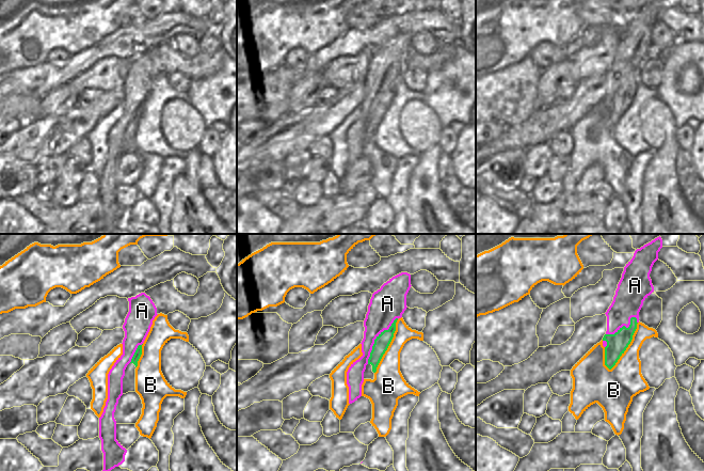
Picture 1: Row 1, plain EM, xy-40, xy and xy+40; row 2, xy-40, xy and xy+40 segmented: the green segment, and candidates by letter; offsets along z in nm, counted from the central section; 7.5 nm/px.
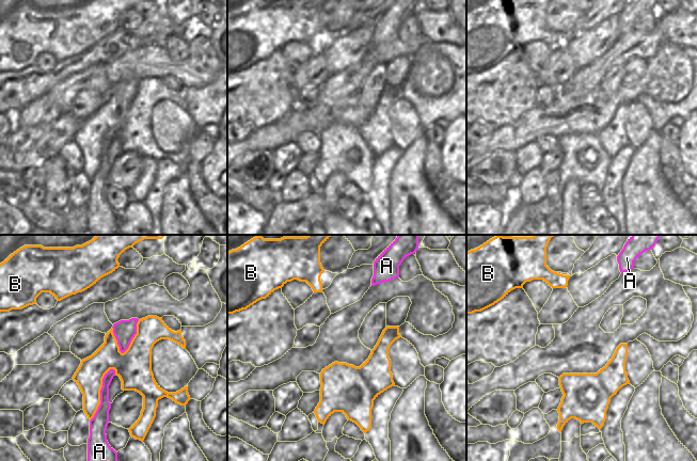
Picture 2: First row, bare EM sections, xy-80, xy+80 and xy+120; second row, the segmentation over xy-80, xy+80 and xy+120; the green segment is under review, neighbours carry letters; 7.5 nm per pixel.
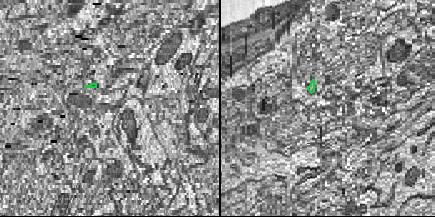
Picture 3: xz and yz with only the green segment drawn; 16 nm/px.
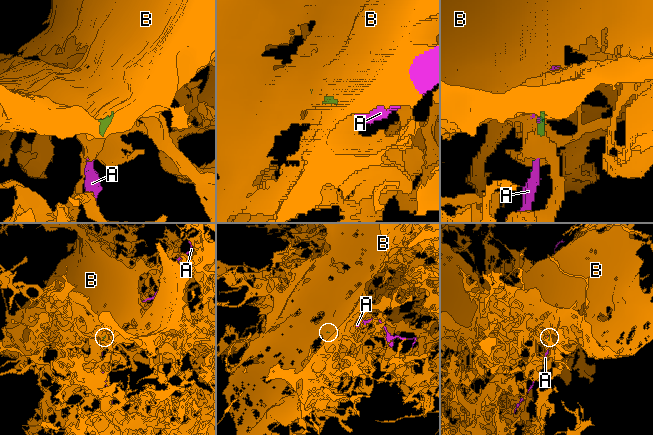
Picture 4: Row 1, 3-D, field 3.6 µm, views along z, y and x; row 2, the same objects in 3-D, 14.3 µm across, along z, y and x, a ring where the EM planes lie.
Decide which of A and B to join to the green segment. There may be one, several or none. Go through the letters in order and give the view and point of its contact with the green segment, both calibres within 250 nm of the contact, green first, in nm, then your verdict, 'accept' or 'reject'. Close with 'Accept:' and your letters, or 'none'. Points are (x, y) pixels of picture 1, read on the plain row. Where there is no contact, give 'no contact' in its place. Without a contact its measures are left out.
A: meets green in xy at (374, 100); 120 nm thick on the green side, 220 nm on the other; reject
B: meets green in xy+40 at (627, 107); 160 nm thick on the green side, 260 nm on the other; reject
Accept: none

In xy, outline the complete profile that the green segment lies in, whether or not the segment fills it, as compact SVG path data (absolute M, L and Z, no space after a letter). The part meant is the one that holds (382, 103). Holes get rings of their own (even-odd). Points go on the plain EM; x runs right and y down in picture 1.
M398 79L394 81L388 91L381 93L374 100L374 105L368 120L368 125L366 126L366 130L364 132L364 140L374 140L377 128L394 98L397 81Z

